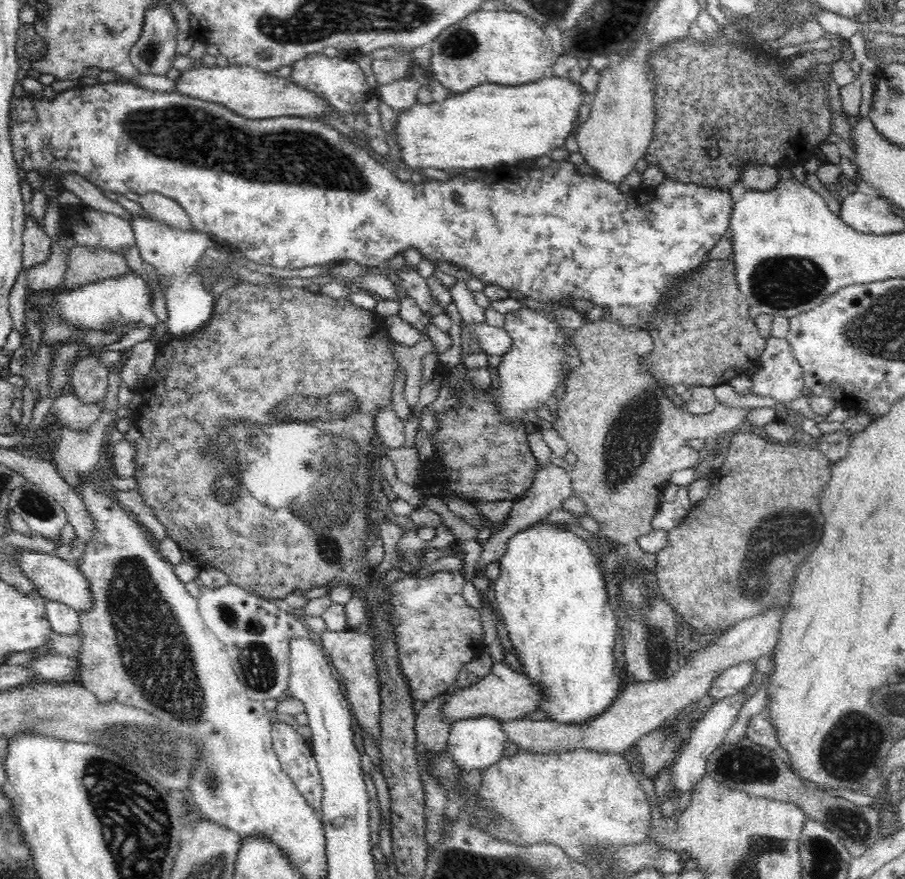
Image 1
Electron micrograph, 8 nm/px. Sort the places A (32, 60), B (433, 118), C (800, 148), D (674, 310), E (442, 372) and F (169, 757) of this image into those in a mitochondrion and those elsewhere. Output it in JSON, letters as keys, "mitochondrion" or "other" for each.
{"A":"other","B":"other","C":"other","D":"mitochondrion","E":"other","F":"mitochondrion"}

